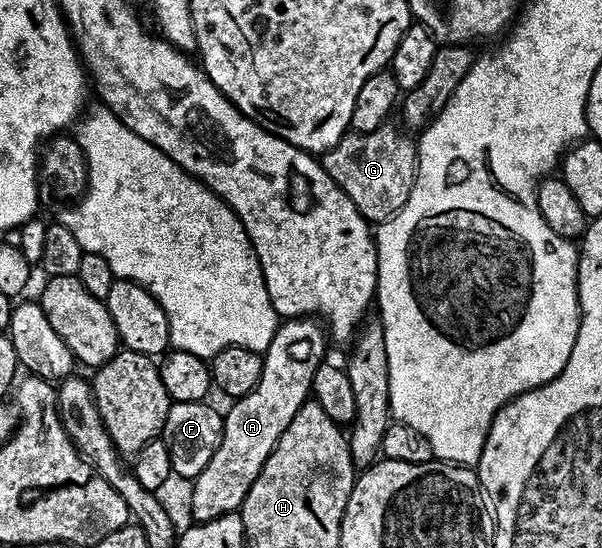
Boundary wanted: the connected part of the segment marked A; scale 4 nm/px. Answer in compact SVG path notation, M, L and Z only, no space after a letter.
M308 316L281 321L276 327L275 336L262 352L264 363L258 384L246 392L246 396L235 399L228 414L226 410L222 440L214 456L210 456L210 464L206 464L191 483L193 523L208 522L211 518L239 511L246 500L246 492L250 492L250 484L258 480L258 472L262 472L282 432L286 432L290 420L294 420L296 413L309 401L314 372L318 372L326 358L324 338L326 342L321 323Z

